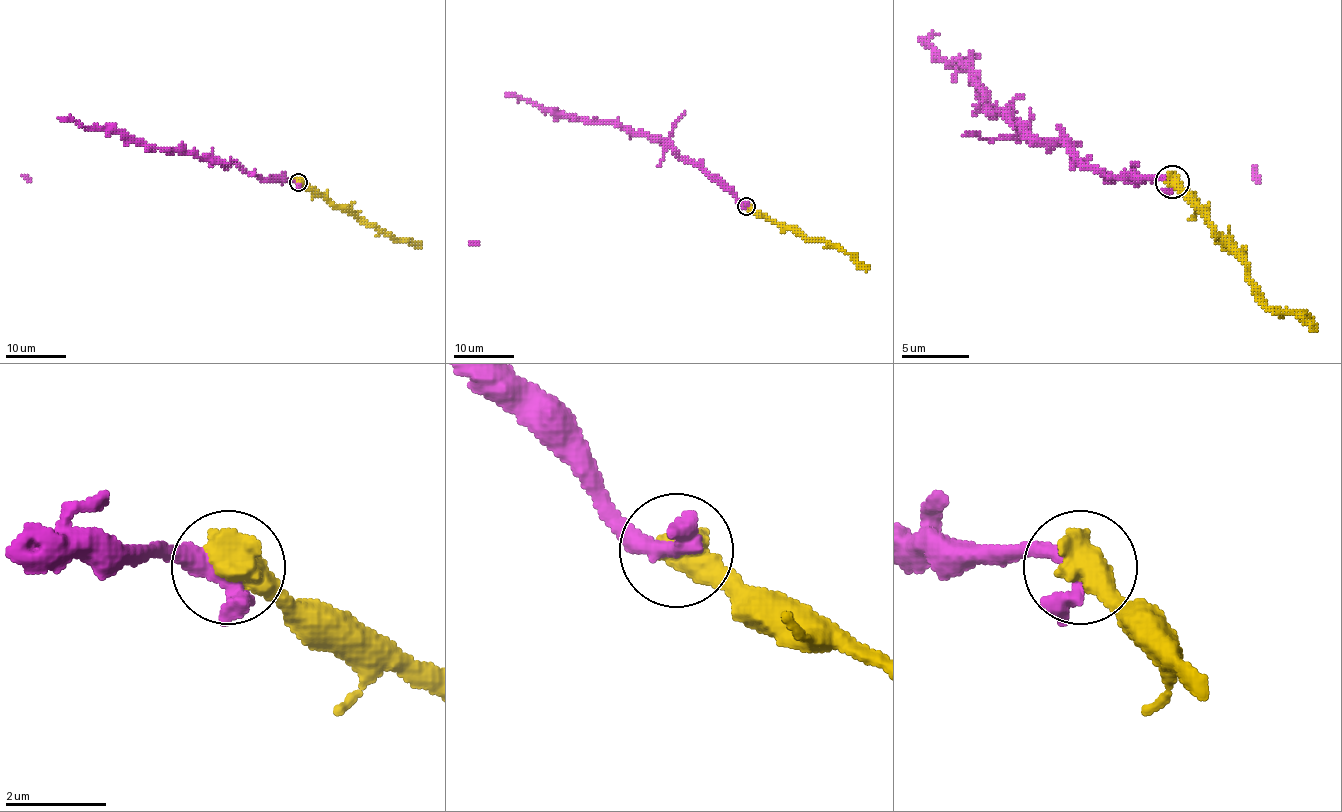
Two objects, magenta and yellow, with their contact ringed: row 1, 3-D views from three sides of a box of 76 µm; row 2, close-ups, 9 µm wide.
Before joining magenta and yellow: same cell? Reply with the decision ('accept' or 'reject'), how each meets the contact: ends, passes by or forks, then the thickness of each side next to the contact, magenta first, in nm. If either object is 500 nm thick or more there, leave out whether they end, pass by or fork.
accept; calibres 480 and 750 nm

